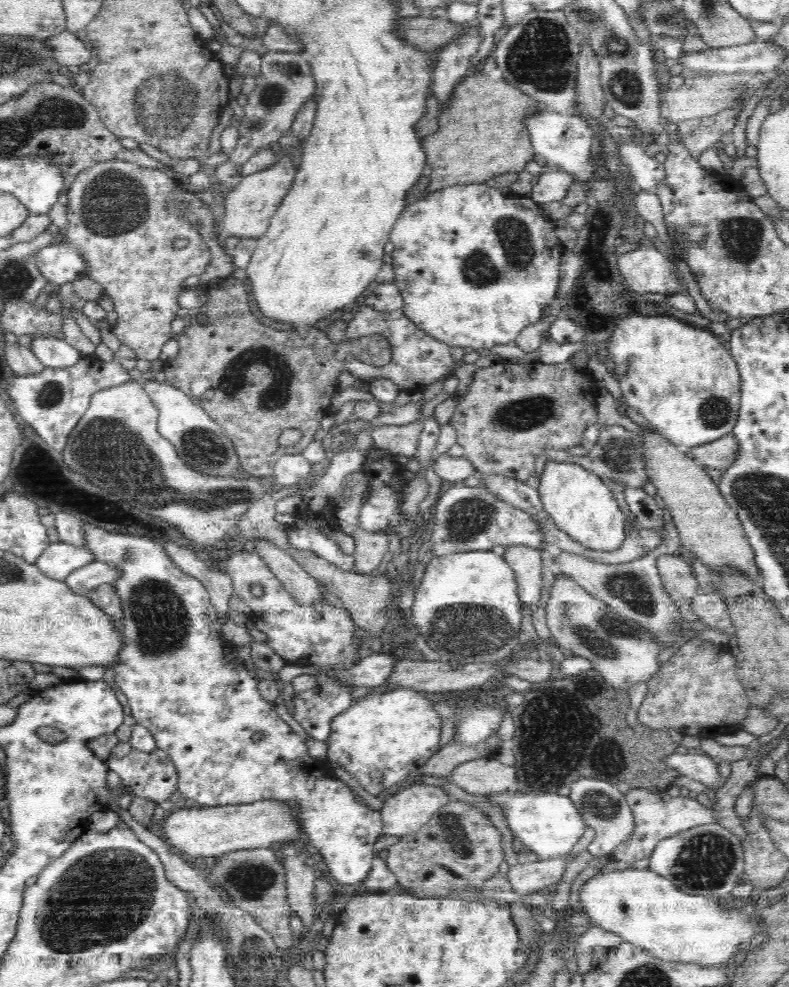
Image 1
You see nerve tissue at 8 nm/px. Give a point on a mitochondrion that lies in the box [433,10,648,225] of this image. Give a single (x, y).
(541, 57)

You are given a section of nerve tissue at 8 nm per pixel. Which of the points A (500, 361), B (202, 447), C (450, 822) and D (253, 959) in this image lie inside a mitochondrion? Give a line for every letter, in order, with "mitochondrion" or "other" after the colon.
A: other
B: mitochondrion
C: mitochondrion
D: mitochondrion

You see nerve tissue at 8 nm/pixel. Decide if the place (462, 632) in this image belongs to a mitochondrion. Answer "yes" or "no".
yes

